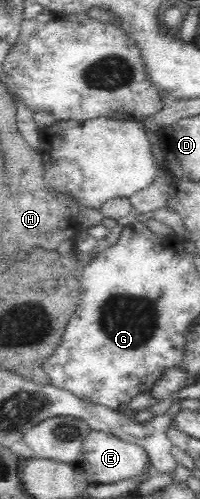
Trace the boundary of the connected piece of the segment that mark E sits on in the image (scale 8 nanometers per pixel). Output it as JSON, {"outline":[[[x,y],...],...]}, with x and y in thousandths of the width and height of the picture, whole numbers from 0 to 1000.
{"outline":[[[455,862],[420,880],[400,940],[445,968],[575,968],[605,960],[685,954],[725,936],[740,908],[680,888],[645,888],[550,864]]]}

